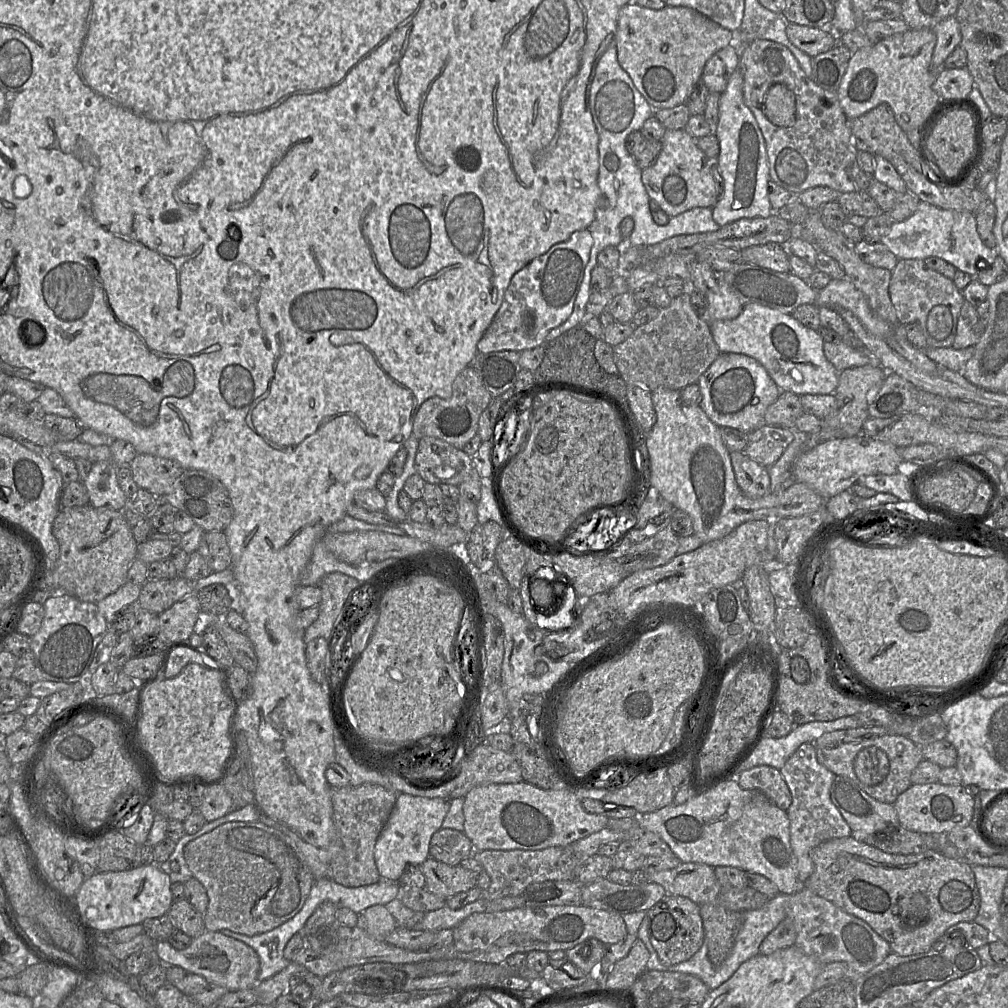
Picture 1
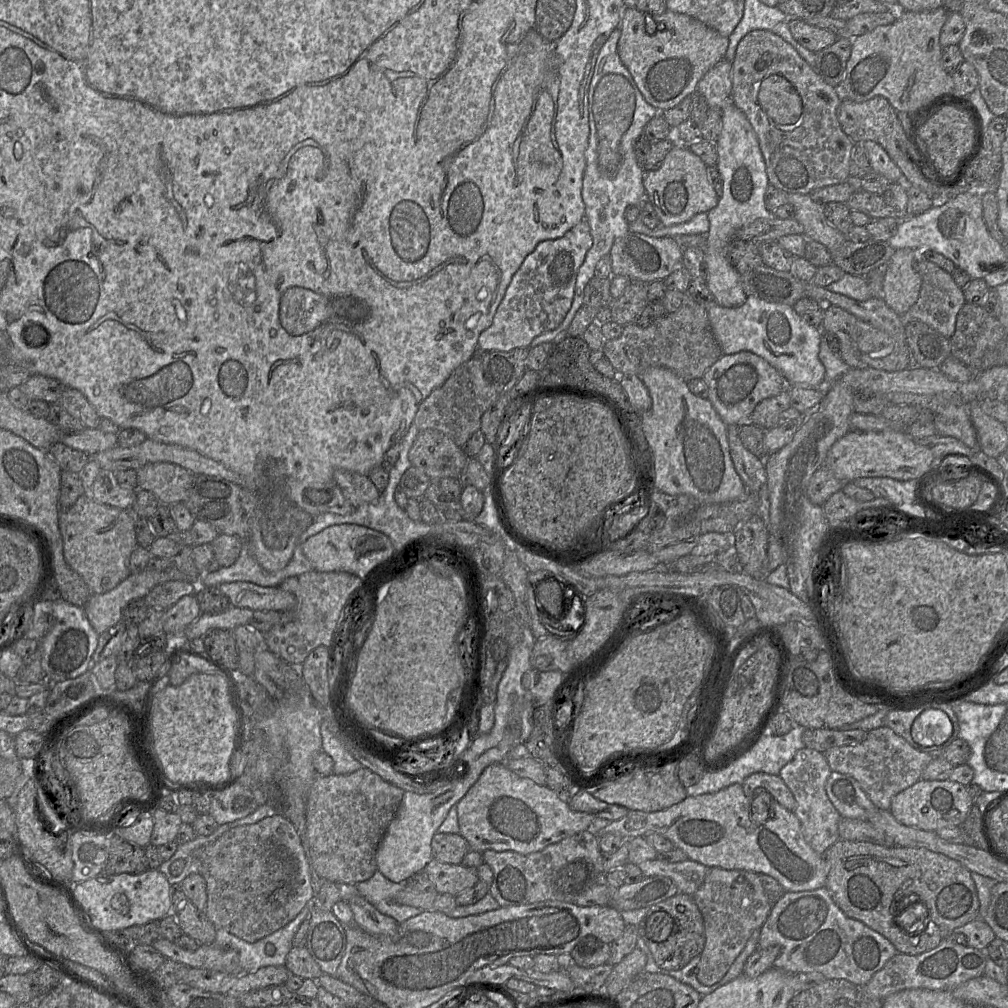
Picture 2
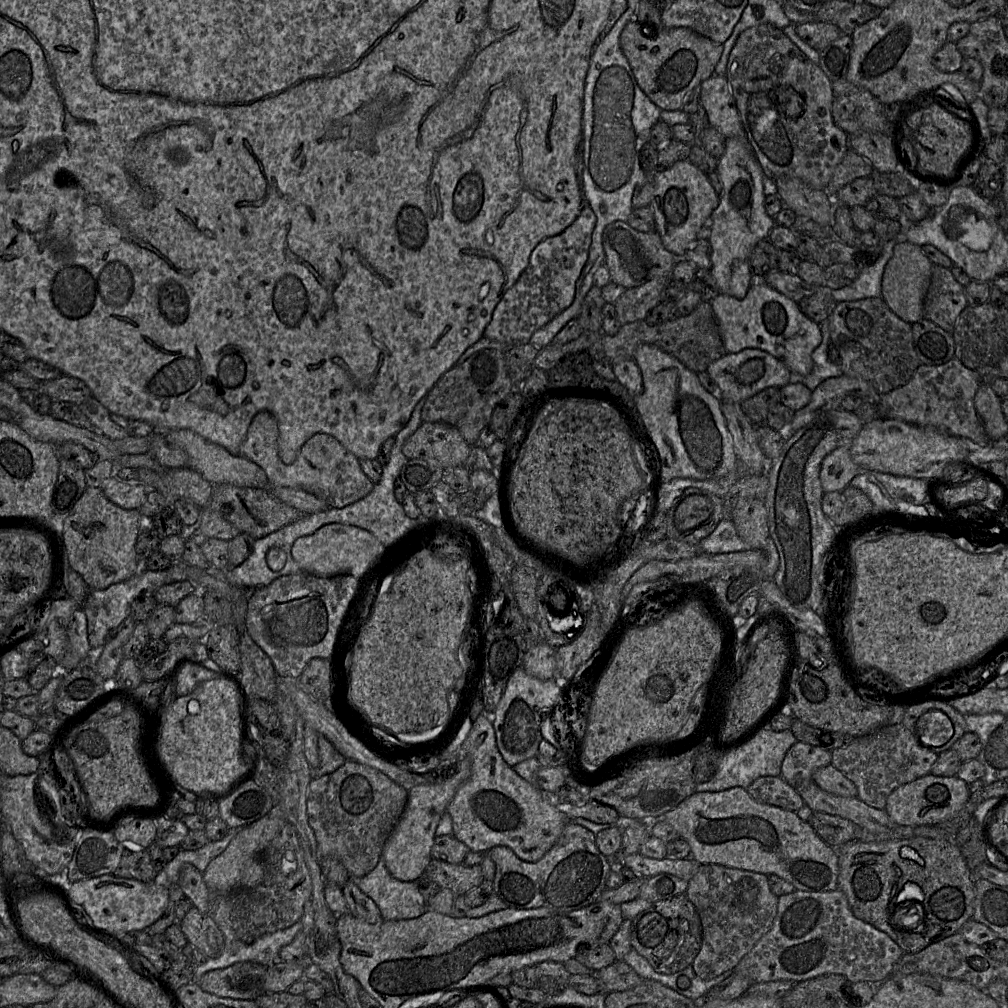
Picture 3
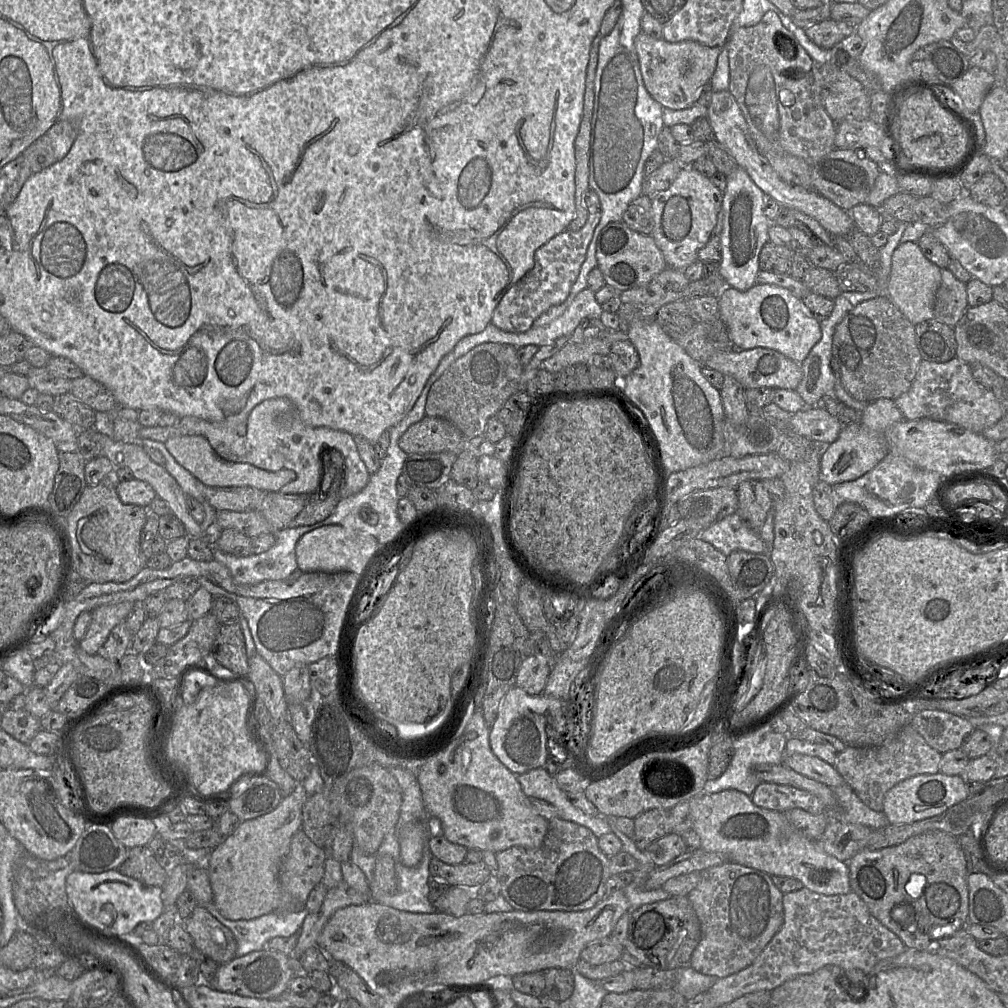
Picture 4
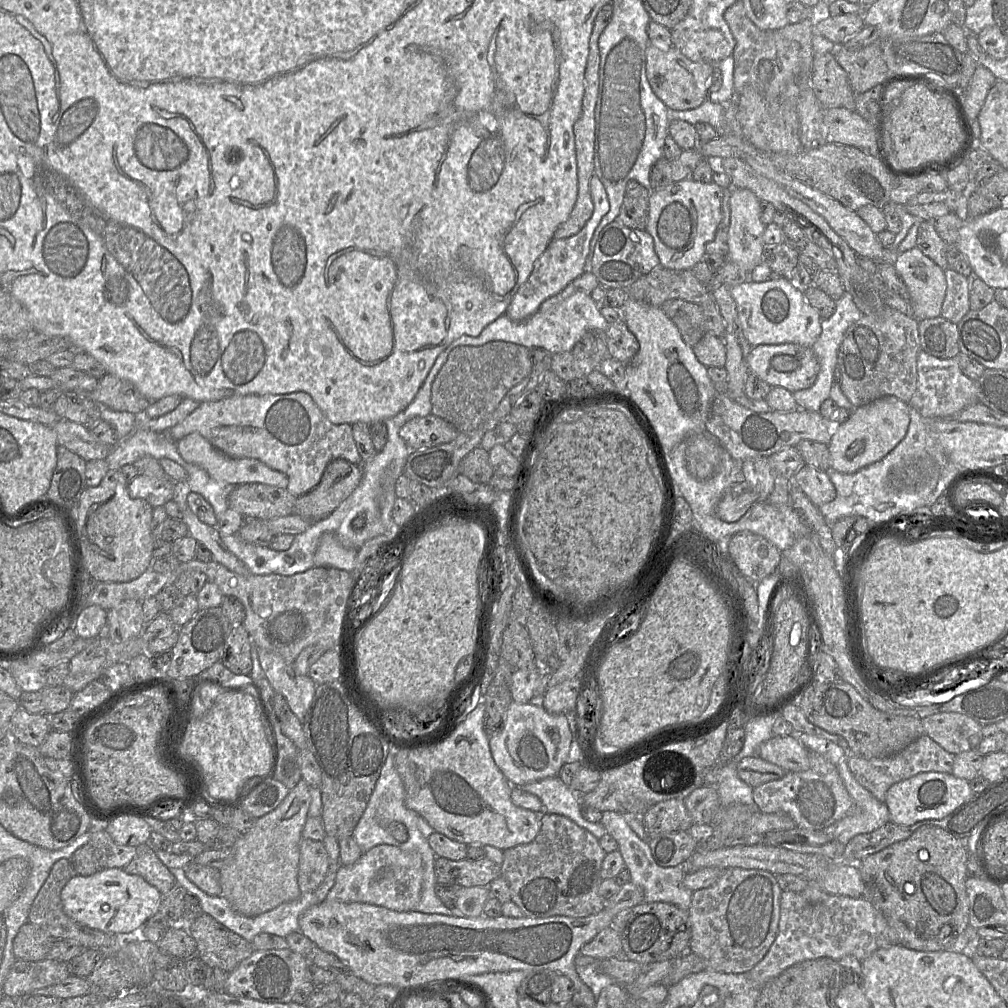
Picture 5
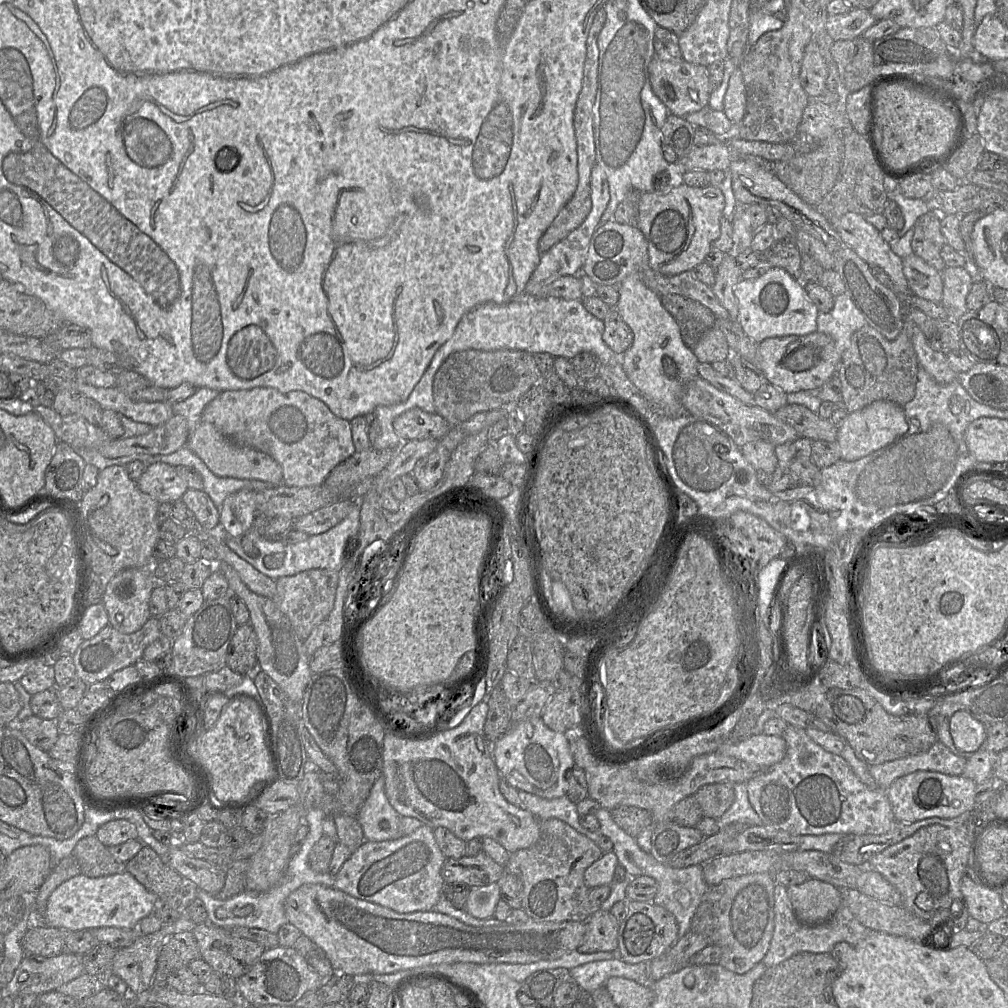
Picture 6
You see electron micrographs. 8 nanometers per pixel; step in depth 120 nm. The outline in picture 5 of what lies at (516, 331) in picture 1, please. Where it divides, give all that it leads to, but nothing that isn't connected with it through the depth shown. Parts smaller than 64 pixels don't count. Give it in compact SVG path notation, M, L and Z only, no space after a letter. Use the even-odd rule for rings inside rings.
M596 175L590 180L590 193L594 205L591 218L577 234L564 239L552 239L543 254L534 263L528 279L519 287L506 309L512 321L520 322L538 311L541 304L548 298L561 292L569 283L585 272L586 259L590 250L590 242L594 231L602 217L609 212L609 200L604 185Z

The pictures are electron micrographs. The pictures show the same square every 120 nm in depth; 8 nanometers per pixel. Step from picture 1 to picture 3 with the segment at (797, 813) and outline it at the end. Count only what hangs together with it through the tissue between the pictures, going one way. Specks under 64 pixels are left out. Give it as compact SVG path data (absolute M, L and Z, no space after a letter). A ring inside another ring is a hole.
M797 741L787 751L782 762L781 777L792 787L810 783L813 773L831 764L832 752Z

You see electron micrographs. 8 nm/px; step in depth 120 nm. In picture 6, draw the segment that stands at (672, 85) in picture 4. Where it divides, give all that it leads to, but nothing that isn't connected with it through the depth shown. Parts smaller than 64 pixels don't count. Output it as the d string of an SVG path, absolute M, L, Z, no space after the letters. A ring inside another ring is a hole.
M654 56L649 64L648 72L653 93L667 107L670 114L684 117L708 106L713 86L707 67L689 63L683 58L680 60L663 60Z

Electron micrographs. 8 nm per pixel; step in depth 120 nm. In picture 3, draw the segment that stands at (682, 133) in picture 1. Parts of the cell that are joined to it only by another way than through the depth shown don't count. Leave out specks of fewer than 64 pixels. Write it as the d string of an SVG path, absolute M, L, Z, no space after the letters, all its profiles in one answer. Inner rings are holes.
M688 159L680 160L666 170L648 175L651 175L654 183L649 206L654 213L655 232L659 234L668 251L679 259L683 258L698 240L698 233L703 225L710 221L713 211L720 204L720 196L715 192L708 175Z

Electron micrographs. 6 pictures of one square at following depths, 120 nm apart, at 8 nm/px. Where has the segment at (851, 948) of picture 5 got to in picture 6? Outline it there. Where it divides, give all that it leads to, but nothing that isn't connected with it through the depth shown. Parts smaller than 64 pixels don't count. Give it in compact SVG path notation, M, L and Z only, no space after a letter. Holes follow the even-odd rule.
M778 883L774 887L774 930L769 949L762 960L767 968L801 952L831 953L833 947L839 942L847 942L855 946L865 939L871 931L874 931L862 925L843 904L825 922L814 926L803 924L797 919L793 911L786 888Z

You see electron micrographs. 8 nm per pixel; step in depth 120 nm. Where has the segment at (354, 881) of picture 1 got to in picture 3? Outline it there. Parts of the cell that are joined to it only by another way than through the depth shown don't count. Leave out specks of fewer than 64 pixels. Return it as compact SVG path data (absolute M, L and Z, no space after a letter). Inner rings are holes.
M346 760L346 762L341 767L339 767L336 771L330 774L324 775L319 778L312 778L308 786L308 792L307 792L307 817L308 817L308 823L312 828L317 841L317 857L319 864L320 861L326 857L335 857L343 864L350 878L351 877L360 878L371 872L376 867L379 858L381 857L384 844L388 836L392 832L394 826L398 822L406 806L407 797L408 797L408 791L399 784L397 784L396 782L394 782L393 780L391 780L387 775L385 775L384 773L373 767L358 763L353 760Z

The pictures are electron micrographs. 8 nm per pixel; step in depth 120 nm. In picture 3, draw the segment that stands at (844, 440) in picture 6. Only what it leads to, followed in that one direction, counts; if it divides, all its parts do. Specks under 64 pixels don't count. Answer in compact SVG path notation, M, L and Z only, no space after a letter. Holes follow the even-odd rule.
M843 442L822 461L820 481L823 491L826 493L844 490L861 471L869 470L860 470L852 460L849 442Z

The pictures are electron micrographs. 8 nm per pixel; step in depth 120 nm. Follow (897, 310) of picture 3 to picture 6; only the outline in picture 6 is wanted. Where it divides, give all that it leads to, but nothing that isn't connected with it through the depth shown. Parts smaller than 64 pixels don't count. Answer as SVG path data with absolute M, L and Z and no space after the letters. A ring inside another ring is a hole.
M911 254L903 258L903 272L910 292L935 303L941 303L943 279L941 272L928 265L922 258Z

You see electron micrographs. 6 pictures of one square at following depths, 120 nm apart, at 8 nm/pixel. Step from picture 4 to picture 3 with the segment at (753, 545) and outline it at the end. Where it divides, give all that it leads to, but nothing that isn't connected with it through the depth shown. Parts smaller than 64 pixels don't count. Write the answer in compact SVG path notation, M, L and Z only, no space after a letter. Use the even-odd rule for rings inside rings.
M722 519L715 530L699 542L700 552L723 554L751 550L739 536L732 519Z

